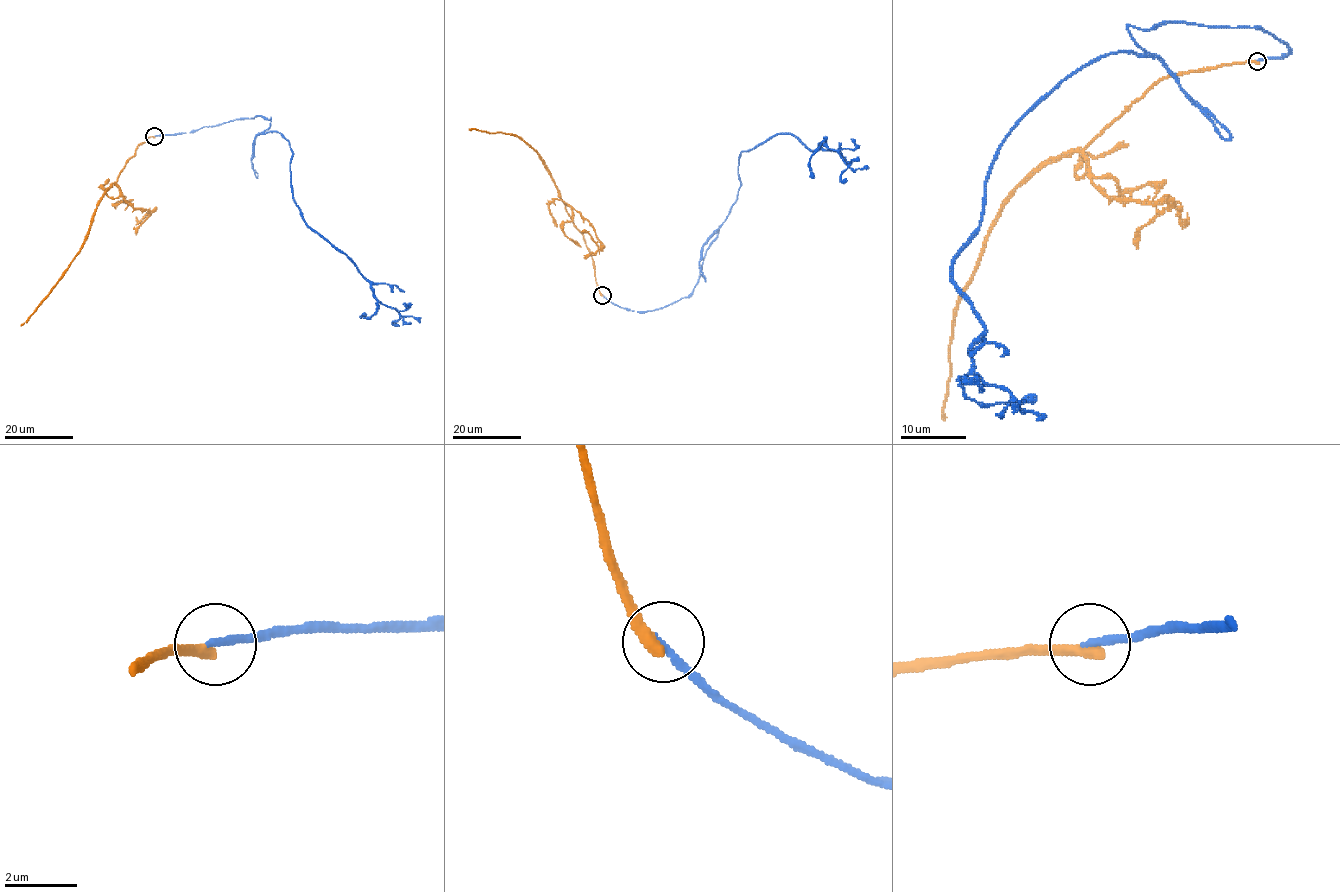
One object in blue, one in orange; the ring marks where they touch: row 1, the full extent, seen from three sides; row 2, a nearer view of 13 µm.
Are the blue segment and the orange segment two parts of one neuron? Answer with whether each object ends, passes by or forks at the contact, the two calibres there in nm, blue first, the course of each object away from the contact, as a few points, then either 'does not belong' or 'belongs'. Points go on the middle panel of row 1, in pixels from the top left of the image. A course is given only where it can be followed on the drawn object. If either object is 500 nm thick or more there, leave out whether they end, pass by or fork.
blue ends | orange ends | 220/360 nm | blue via (603, 295), (634, 311), (688, 296), (736, 201), (740, 154), (778, 134), (812, 151), (826, 144), (847, 180) | orange via (602, 295), (584, 235), (572, 221), (540, 157), (514, 134), (469, 130) | does not belong

